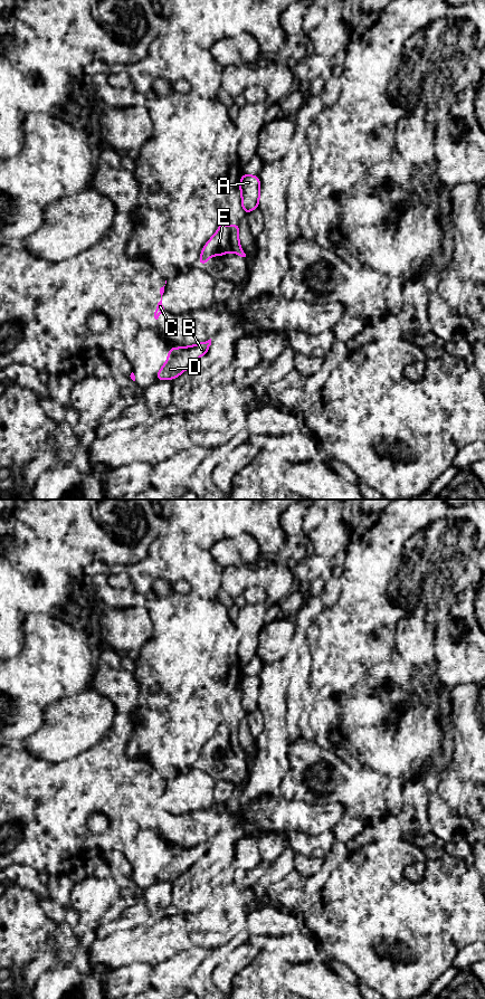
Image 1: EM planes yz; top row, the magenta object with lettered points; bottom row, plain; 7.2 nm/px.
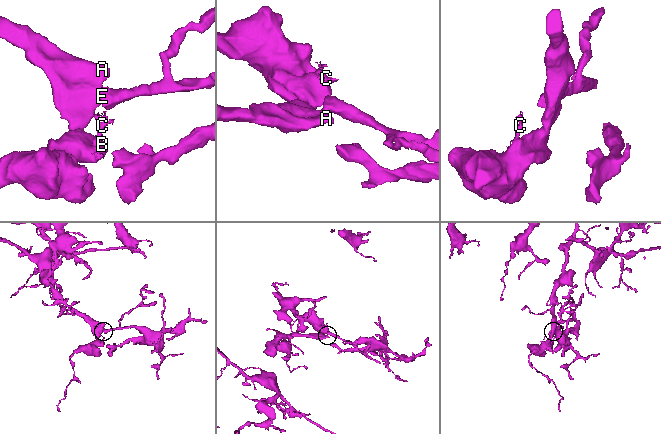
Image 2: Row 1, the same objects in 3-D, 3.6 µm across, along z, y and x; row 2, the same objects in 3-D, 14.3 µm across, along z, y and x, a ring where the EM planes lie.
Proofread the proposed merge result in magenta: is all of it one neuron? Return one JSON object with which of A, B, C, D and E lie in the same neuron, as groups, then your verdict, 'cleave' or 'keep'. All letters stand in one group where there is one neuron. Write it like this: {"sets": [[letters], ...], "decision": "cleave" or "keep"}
{"sets": [["A", "B", "C", "D"], ["E"]], "decision": "cleave"}

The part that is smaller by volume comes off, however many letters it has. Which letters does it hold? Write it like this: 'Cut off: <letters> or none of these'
Cut off: E

